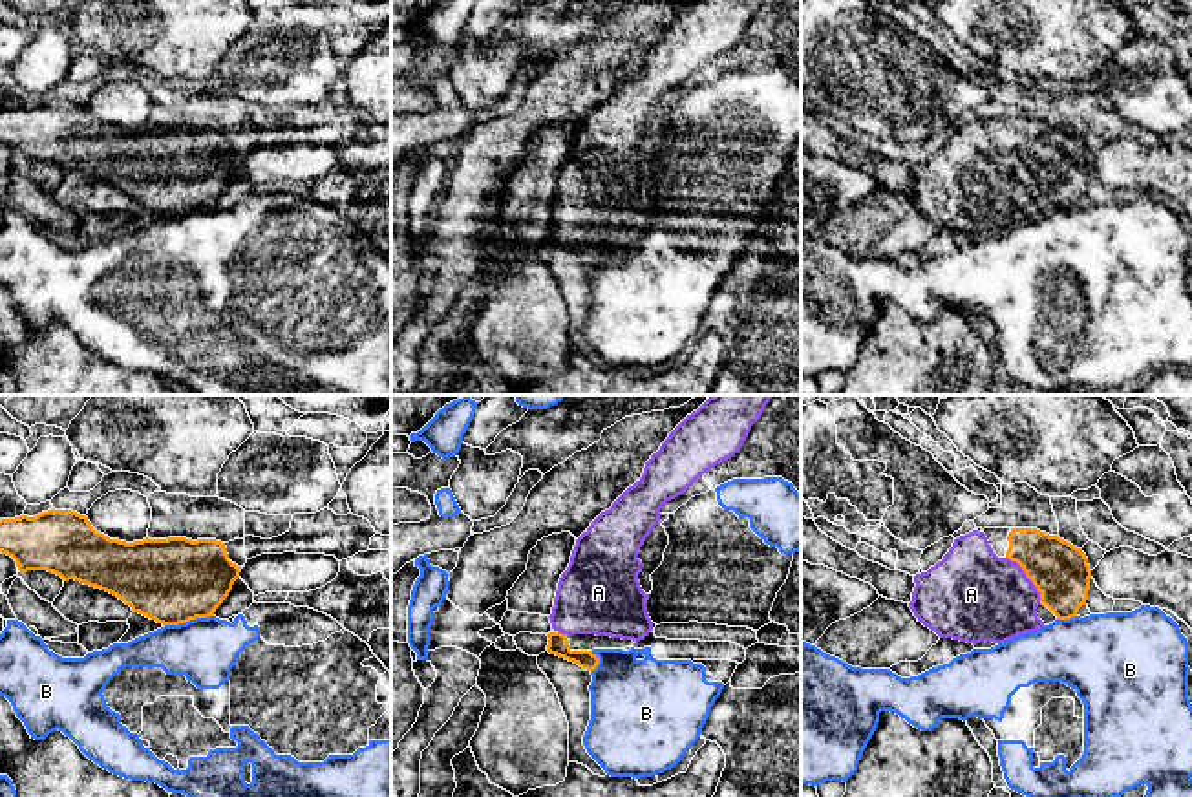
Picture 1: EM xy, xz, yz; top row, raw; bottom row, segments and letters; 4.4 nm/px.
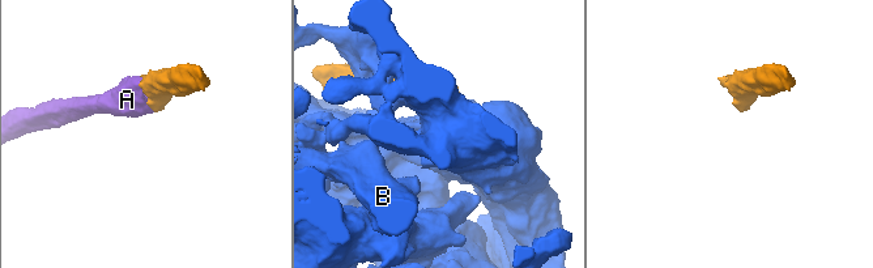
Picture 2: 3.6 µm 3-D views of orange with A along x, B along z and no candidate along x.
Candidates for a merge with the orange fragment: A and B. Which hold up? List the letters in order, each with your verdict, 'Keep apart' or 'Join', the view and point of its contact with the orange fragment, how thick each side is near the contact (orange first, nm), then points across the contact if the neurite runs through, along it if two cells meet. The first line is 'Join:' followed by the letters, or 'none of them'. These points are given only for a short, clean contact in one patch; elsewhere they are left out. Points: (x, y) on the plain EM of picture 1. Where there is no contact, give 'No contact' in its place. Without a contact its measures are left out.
Join: A
A: Join. Touches orange at yz (1028, 167). Thickness 260 nm (orange) against 400 nm
B: Keep apart. Touches orange at xy (189, 211). Thickness 380 nm (orange) against 280 nm. Boundary: xy (212, 205), (165, 216)

